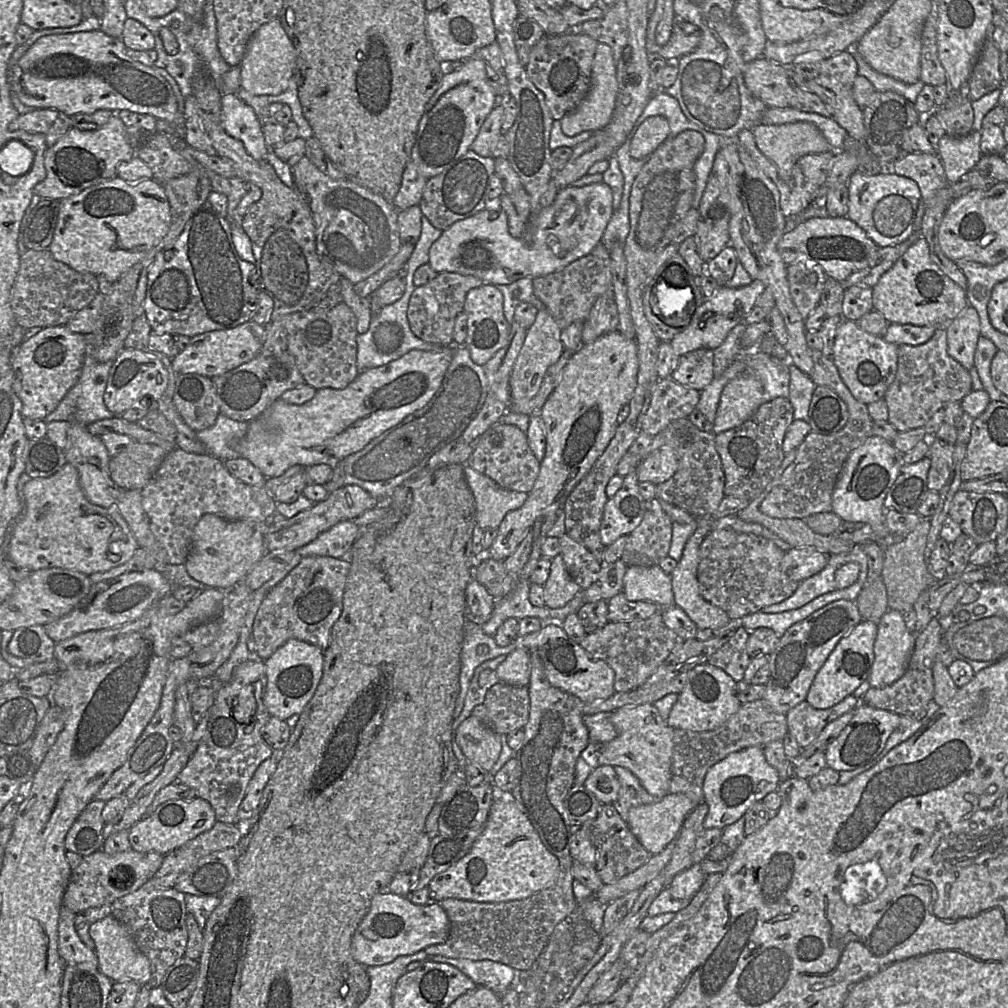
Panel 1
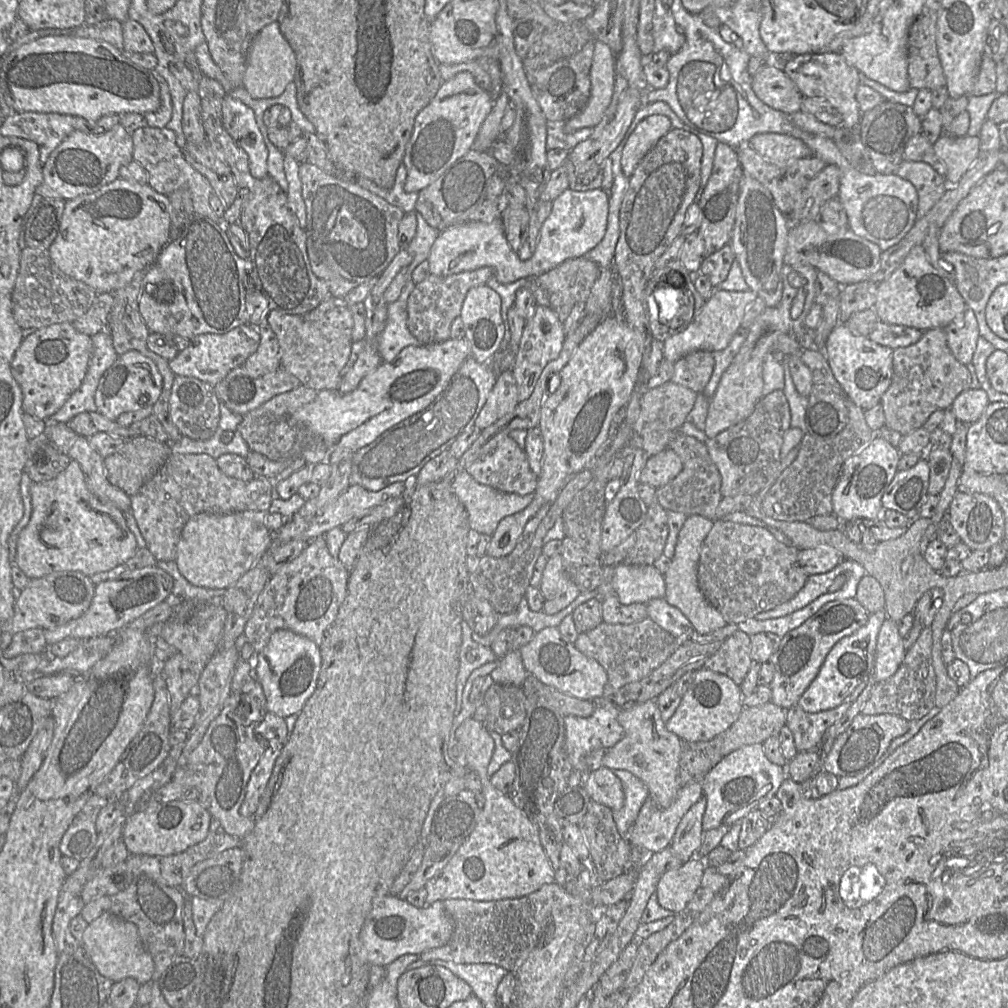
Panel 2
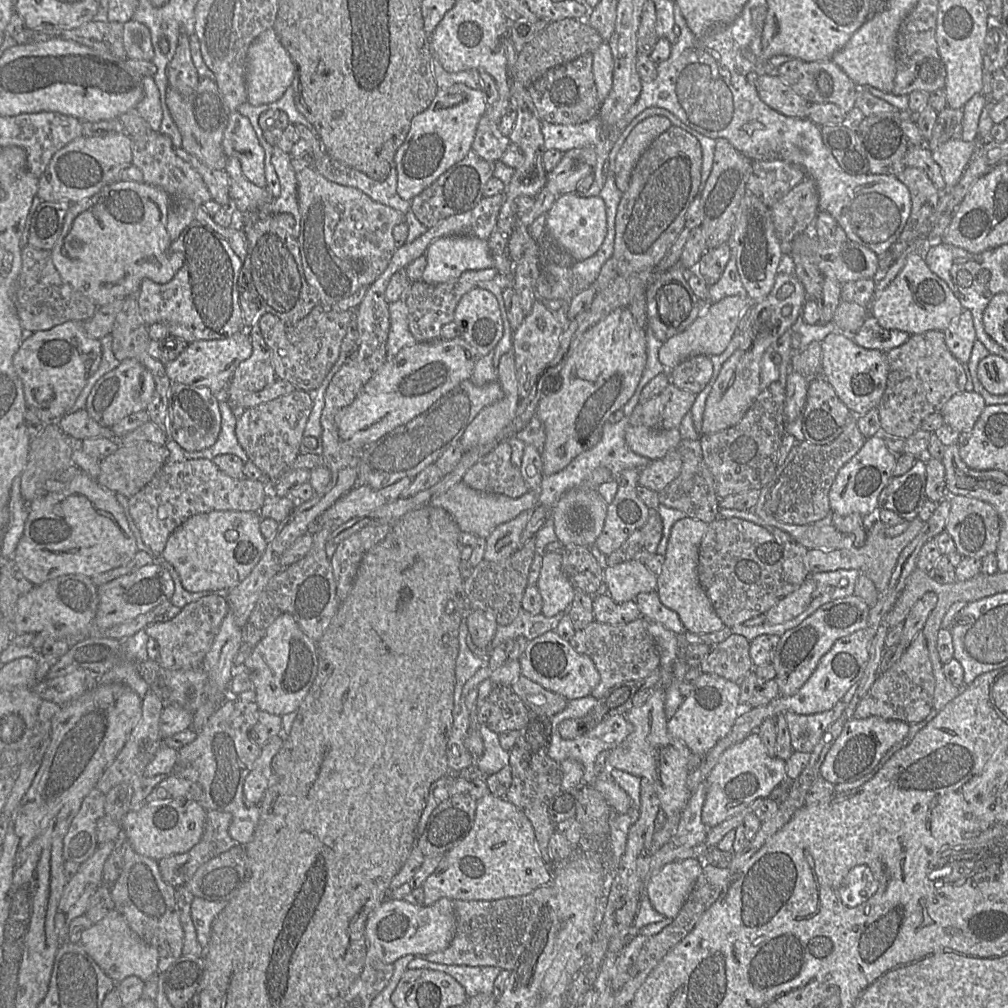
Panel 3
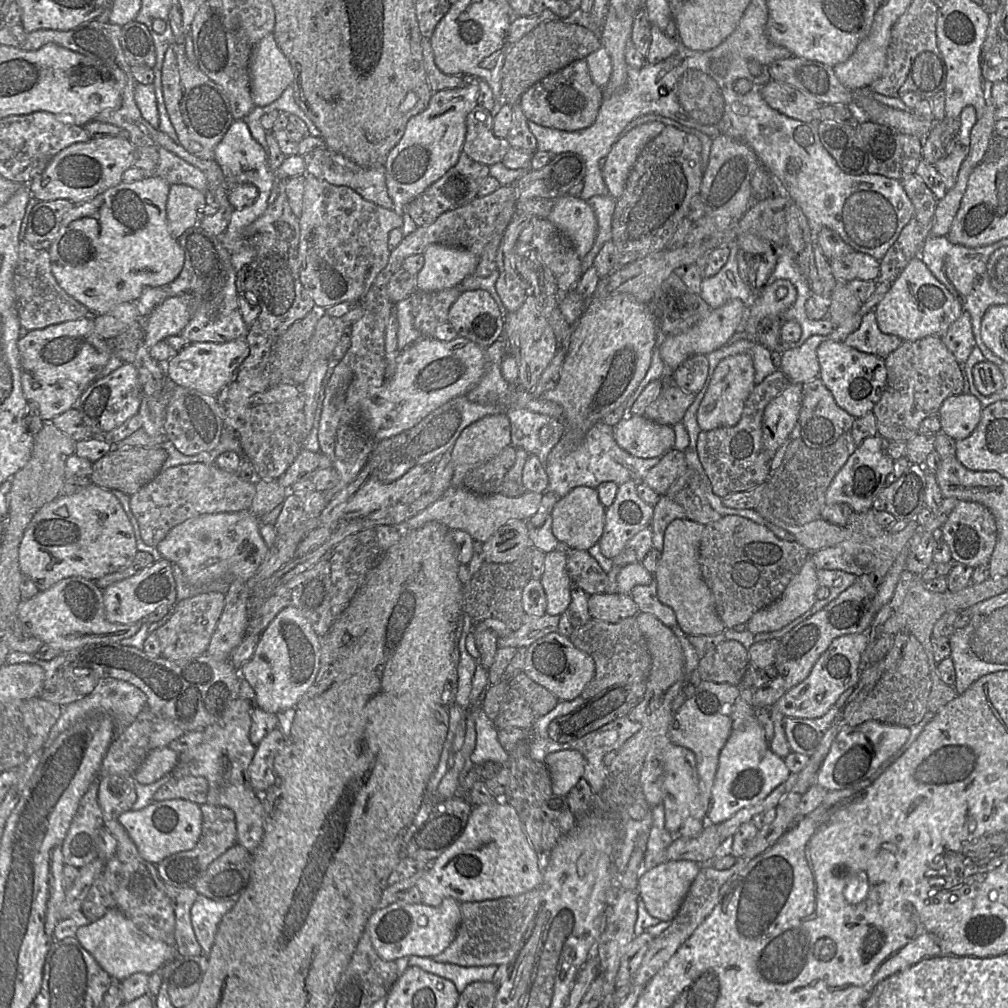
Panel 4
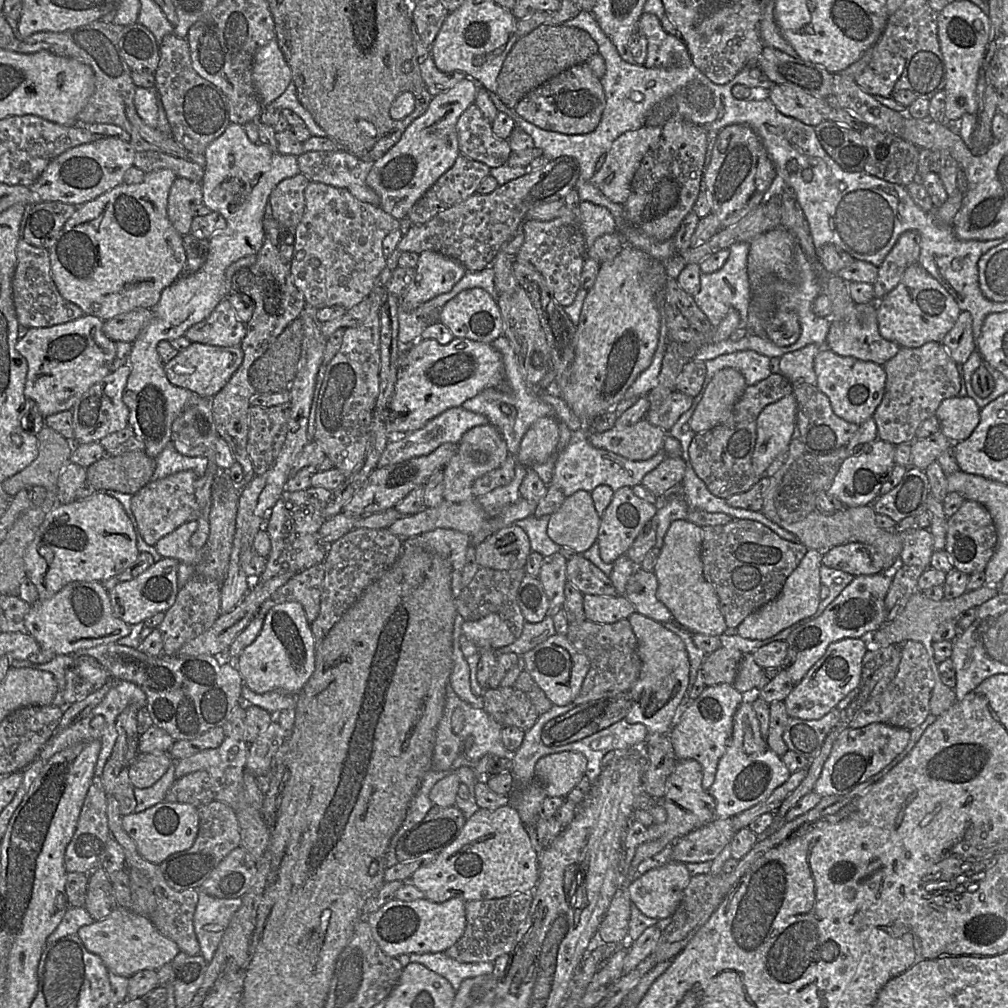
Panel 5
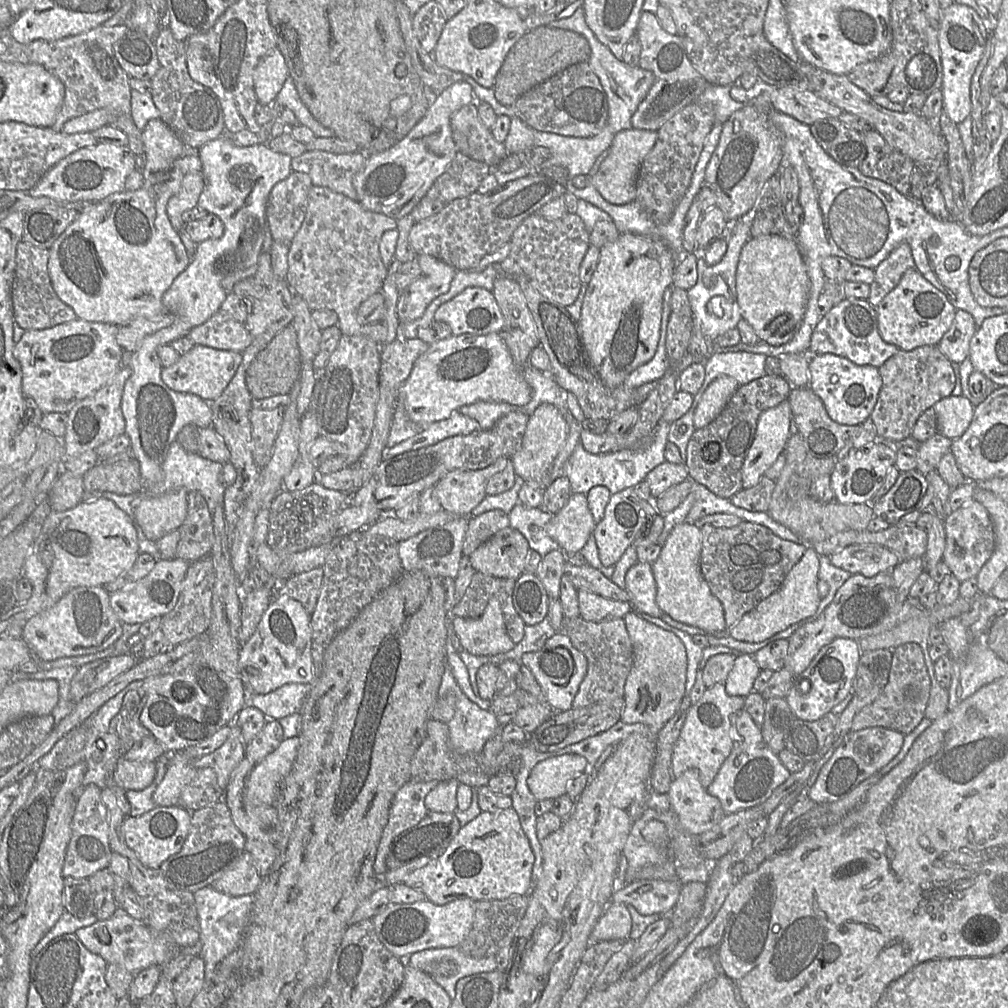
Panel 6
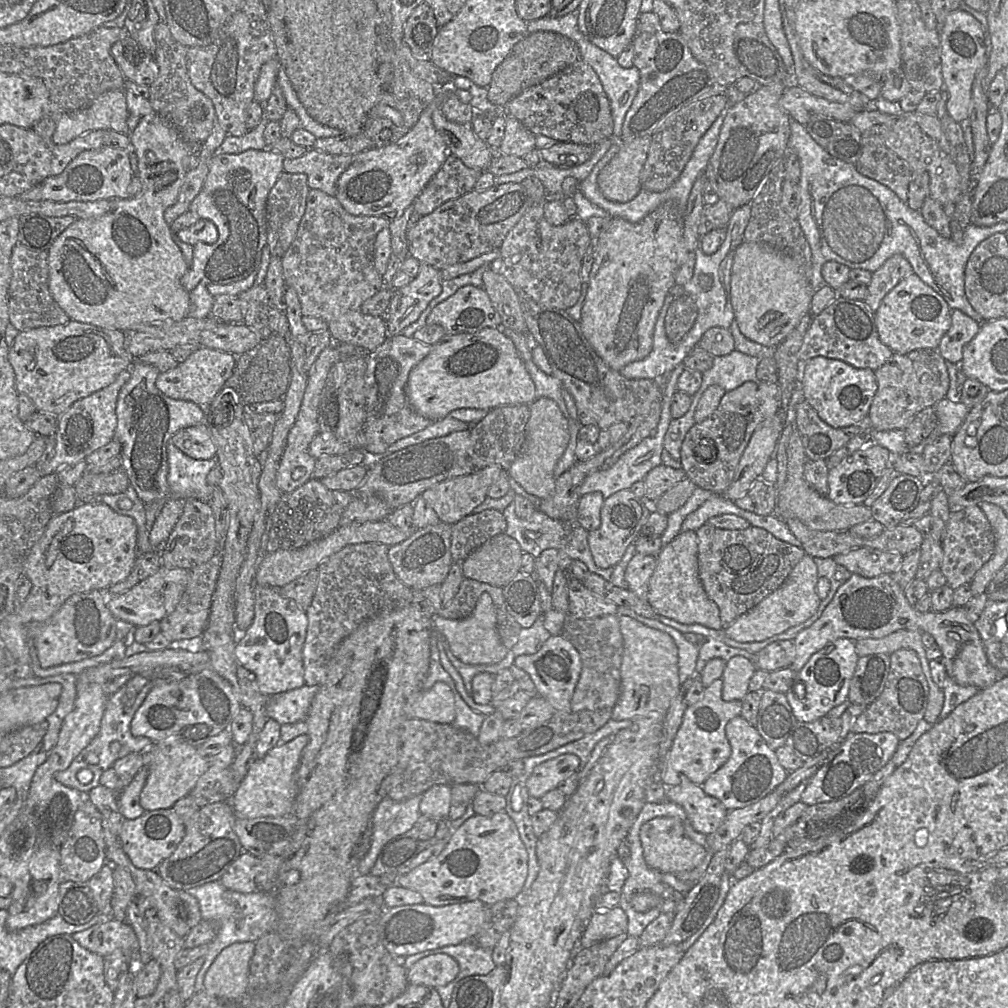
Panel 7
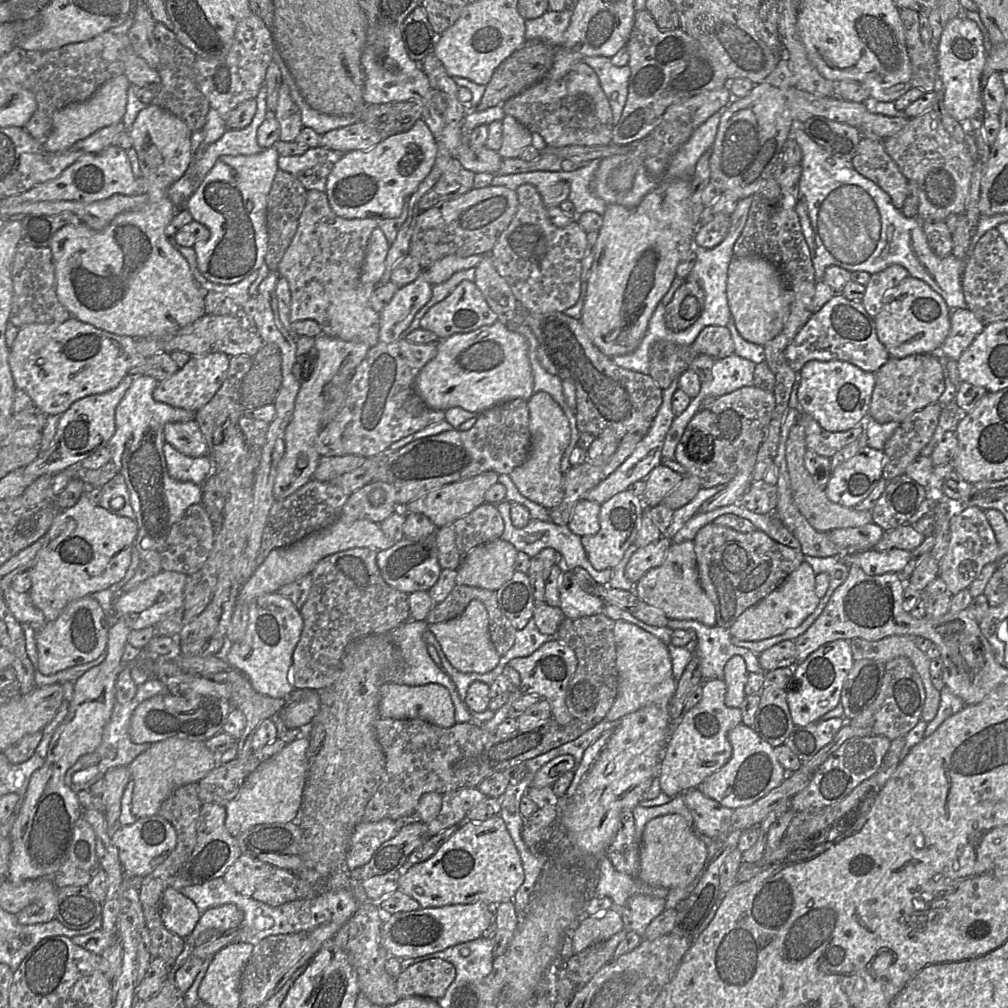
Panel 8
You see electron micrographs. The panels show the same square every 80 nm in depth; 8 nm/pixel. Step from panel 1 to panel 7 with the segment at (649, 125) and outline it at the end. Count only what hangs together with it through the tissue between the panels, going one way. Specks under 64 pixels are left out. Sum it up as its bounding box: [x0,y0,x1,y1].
[598,136,651,203]

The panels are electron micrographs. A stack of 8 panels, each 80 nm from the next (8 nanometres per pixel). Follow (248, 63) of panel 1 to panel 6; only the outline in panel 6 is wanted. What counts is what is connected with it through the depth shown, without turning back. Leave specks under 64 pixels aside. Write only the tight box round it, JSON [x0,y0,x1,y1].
[254,47,288,105]

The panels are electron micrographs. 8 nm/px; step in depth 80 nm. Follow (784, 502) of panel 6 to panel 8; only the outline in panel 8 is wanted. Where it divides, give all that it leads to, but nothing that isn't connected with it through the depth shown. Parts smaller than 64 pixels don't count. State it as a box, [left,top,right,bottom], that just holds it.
[786,423,872,532]

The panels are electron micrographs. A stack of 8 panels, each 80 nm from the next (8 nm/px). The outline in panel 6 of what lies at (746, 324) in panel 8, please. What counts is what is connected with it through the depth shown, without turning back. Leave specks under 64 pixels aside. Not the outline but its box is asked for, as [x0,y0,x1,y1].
[736,235,810,346]

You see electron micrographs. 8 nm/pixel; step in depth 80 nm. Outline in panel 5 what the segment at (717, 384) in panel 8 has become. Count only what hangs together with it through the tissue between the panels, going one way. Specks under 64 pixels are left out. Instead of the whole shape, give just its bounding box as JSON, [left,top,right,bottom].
[699,350,770,393]

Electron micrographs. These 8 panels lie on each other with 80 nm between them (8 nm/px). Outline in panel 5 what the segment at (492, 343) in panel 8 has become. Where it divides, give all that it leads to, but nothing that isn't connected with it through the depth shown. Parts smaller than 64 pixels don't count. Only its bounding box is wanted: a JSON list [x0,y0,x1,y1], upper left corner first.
[385,337,504,436]

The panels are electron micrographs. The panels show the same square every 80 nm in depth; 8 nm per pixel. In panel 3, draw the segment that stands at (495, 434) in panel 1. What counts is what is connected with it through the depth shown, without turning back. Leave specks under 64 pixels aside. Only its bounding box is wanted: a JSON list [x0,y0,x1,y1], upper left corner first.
[463,441,529,497]

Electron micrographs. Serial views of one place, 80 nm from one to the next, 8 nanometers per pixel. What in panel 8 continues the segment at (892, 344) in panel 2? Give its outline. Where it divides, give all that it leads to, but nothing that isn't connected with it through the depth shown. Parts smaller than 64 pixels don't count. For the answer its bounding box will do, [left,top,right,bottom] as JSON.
[785,293,890,373]

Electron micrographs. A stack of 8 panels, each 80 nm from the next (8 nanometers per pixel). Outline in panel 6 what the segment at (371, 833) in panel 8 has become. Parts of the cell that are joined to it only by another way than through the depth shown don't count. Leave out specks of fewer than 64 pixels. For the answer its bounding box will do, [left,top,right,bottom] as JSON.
[373,781,439,876]

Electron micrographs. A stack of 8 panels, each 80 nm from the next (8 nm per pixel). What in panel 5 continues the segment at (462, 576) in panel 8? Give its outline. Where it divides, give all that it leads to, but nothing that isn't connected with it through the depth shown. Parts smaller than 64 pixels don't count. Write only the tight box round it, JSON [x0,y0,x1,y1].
[476,524,531,570]

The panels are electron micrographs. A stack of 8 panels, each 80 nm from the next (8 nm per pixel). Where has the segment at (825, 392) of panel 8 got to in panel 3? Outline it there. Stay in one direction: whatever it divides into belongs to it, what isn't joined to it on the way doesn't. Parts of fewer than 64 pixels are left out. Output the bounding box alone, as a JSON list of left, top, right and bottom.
[821,331,888,416]

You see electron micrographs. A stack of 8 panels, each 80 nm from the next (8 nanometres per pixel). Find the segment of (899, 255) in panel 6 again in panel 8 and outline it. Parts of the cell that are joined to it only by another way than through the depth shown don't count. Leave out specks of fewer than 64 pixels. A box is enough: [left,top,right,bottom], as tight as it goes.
[861,264,909,318]

